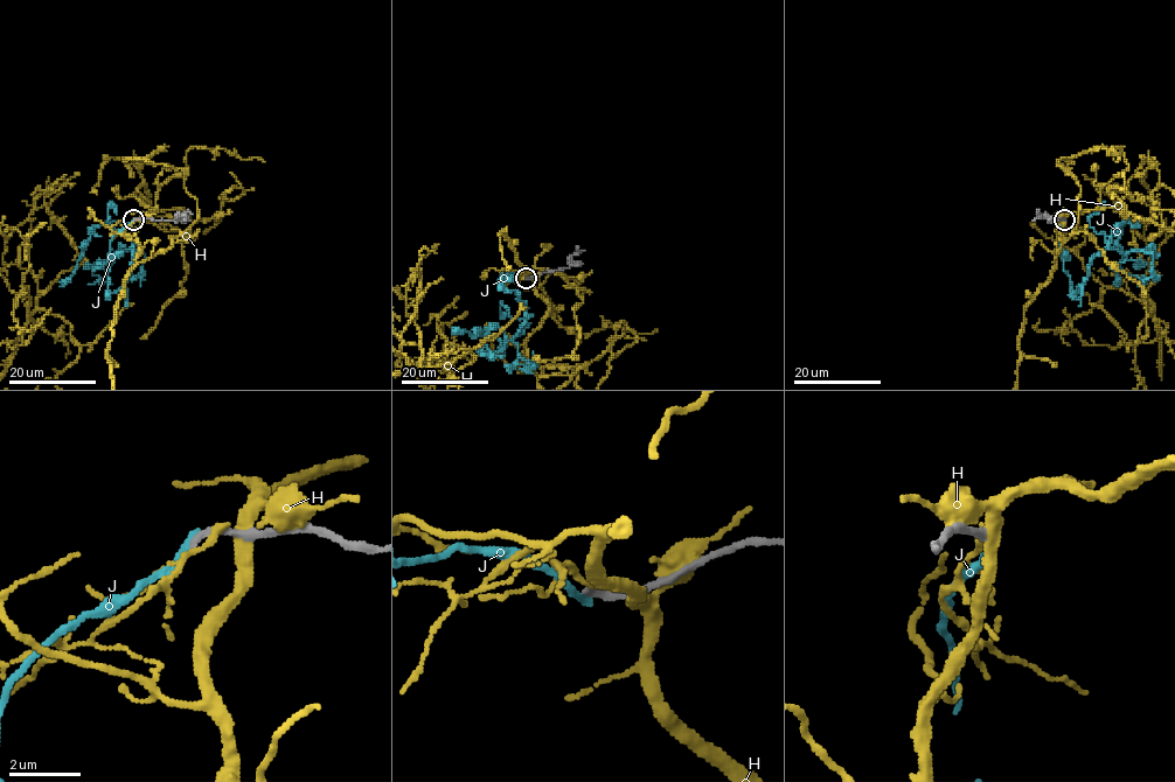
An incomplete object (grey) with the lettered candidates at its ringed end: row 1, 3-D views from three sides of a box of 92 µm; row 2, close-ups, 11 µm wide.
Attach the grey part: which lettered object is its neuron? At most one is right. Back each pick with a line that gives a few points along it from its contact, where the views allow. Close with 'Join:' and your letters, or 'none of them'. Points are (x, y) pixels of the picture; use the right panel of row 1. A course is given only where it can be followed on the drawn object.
Join: none of them

